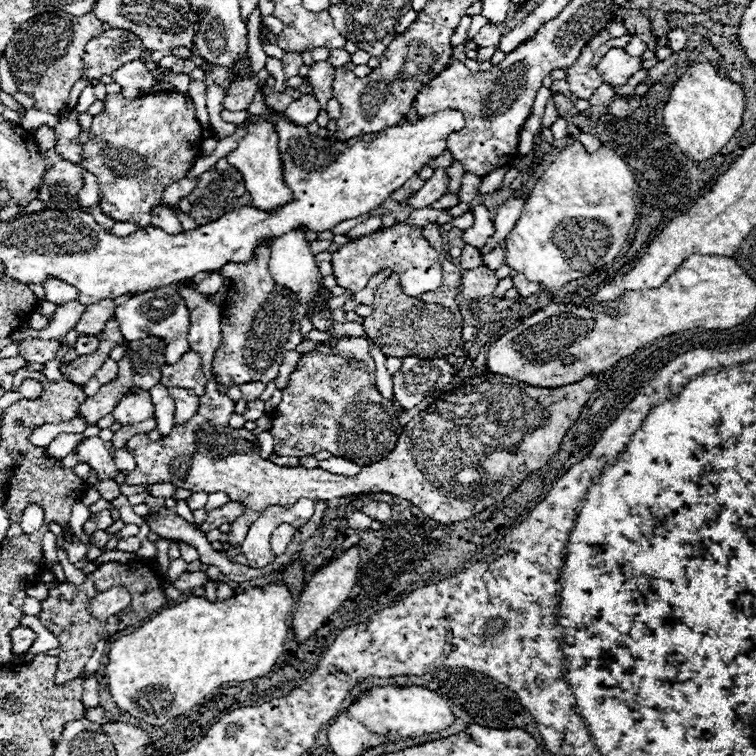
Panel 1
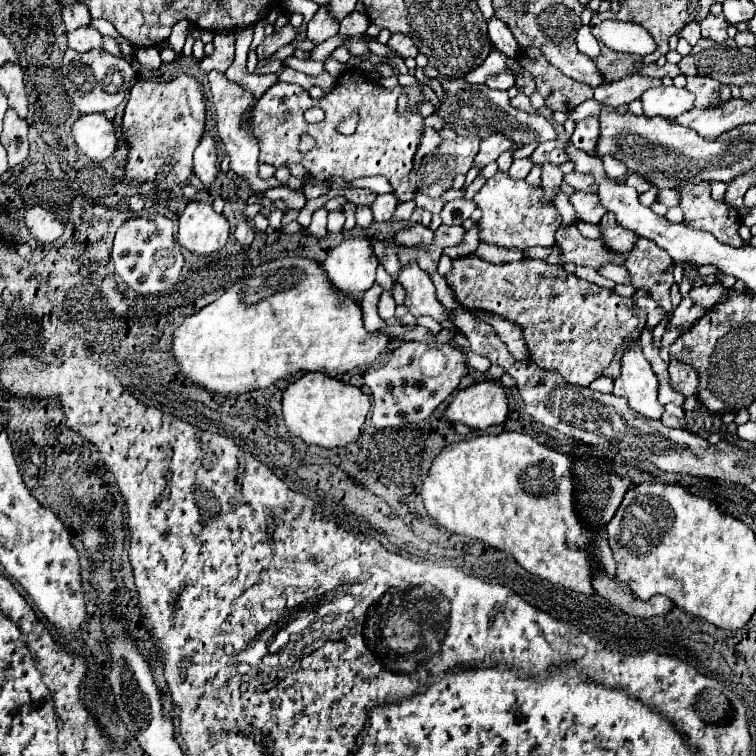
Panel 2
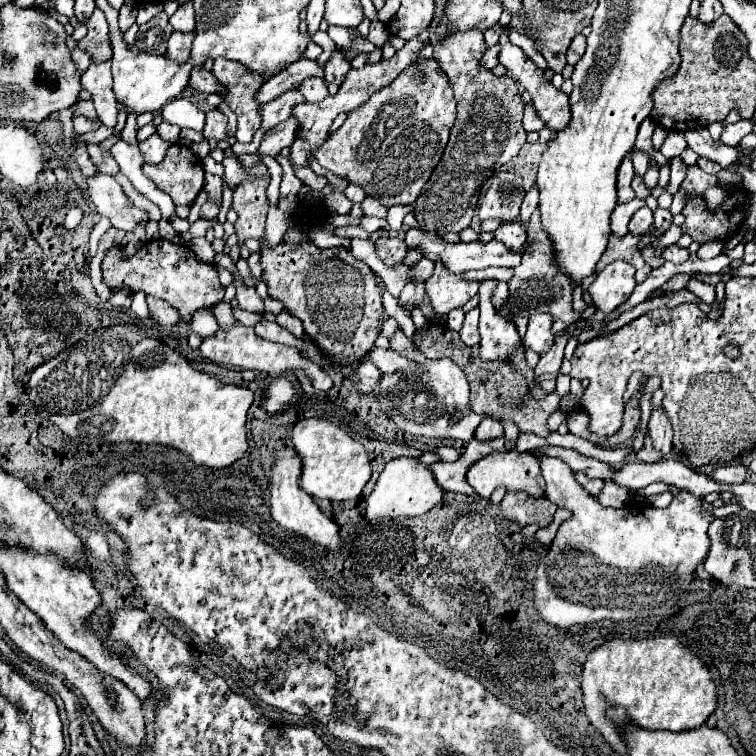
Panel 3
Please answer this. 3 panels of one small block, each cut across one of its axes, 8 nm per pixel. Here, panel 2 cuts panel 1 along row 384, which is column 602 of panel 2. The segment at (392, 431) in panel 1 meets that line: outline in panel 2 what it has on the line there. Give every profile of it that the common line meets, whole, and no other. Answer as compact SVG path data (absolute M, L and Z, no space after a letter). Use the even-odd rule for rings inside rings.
M470 254L452 260L452 270L444 278L454 290L454 300L464 308L480 308L520 324L530 350L530 360L540 368L560 372L566 382L576 386L588 386L594 376L620 376L620 358L624 350L630 346L630 342L640 338L646 326L646 312L638 308L632 298L622 298L614 290L580 280L562 266L550 266L544 260L524 258L508 264L490 264Z

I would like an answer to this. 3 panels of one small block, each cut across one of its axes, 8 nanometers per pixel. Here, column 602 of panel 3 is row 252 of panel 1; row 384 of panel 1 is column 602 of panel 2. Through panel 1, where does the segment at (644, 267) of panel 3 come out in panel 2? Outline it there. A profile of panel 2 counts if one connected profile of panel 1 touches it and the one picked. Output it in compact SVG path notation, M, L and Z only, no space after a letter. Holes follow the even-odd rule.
M604 214L602 222L600 222L600 230L602 230L602 240L606 242L608 248L612 248L614 252L628 252L632 250L632 242L636 242L638 234L632 234L632 230L624 230L614 214Z

